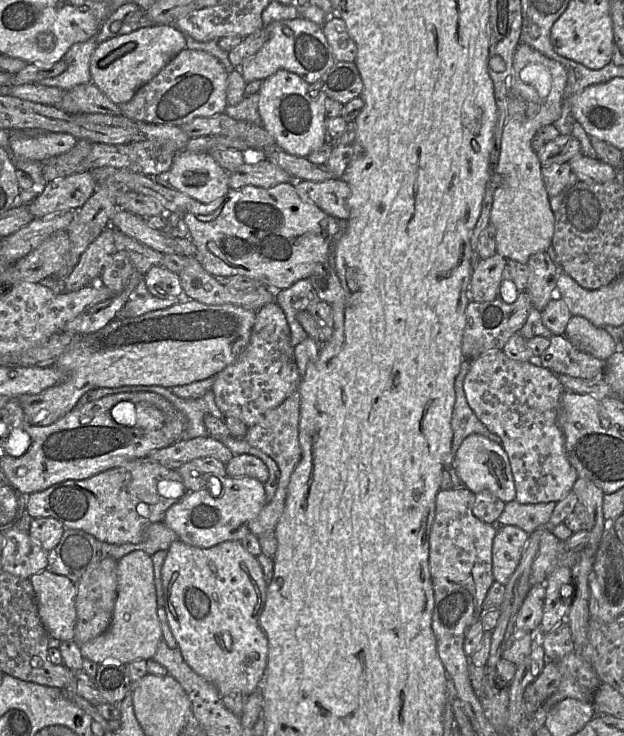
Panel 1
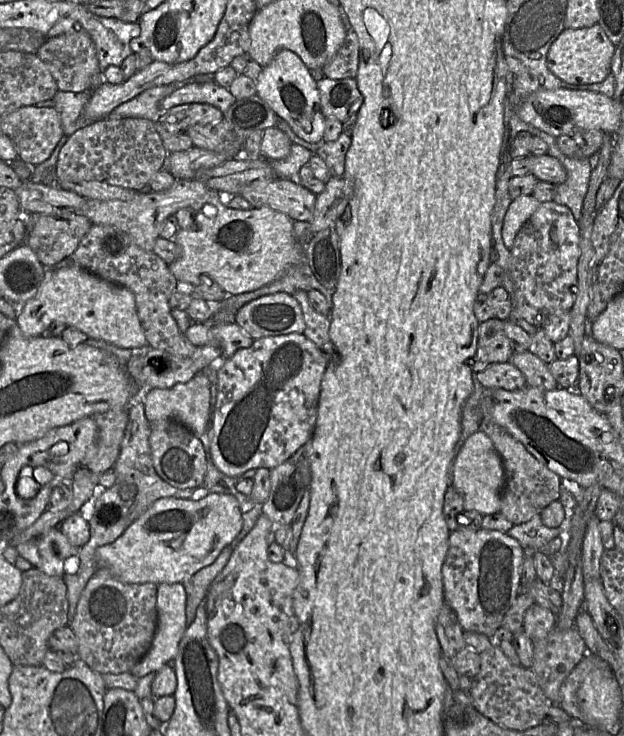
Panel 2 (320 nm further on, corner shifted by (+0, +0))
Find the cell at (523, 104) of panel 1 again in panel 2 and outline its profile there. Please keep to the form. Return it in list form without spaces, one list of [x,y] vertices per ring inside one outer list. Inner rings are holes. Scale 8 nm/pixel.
[[[522,195],[512,199],[504,216],[501,233],[507,249],[511,250],[519,230],[540,205],[541,203],[533,195]]]

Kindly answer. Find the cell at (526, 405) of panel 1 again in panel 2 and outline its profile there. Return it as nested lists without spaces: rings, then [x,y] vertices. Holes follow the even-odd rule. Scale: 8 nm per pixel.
[[[511,362],[492,364],[476,373],[476,379],[486,391],[494,389],[515,391],[527,386],[523,373]]]

